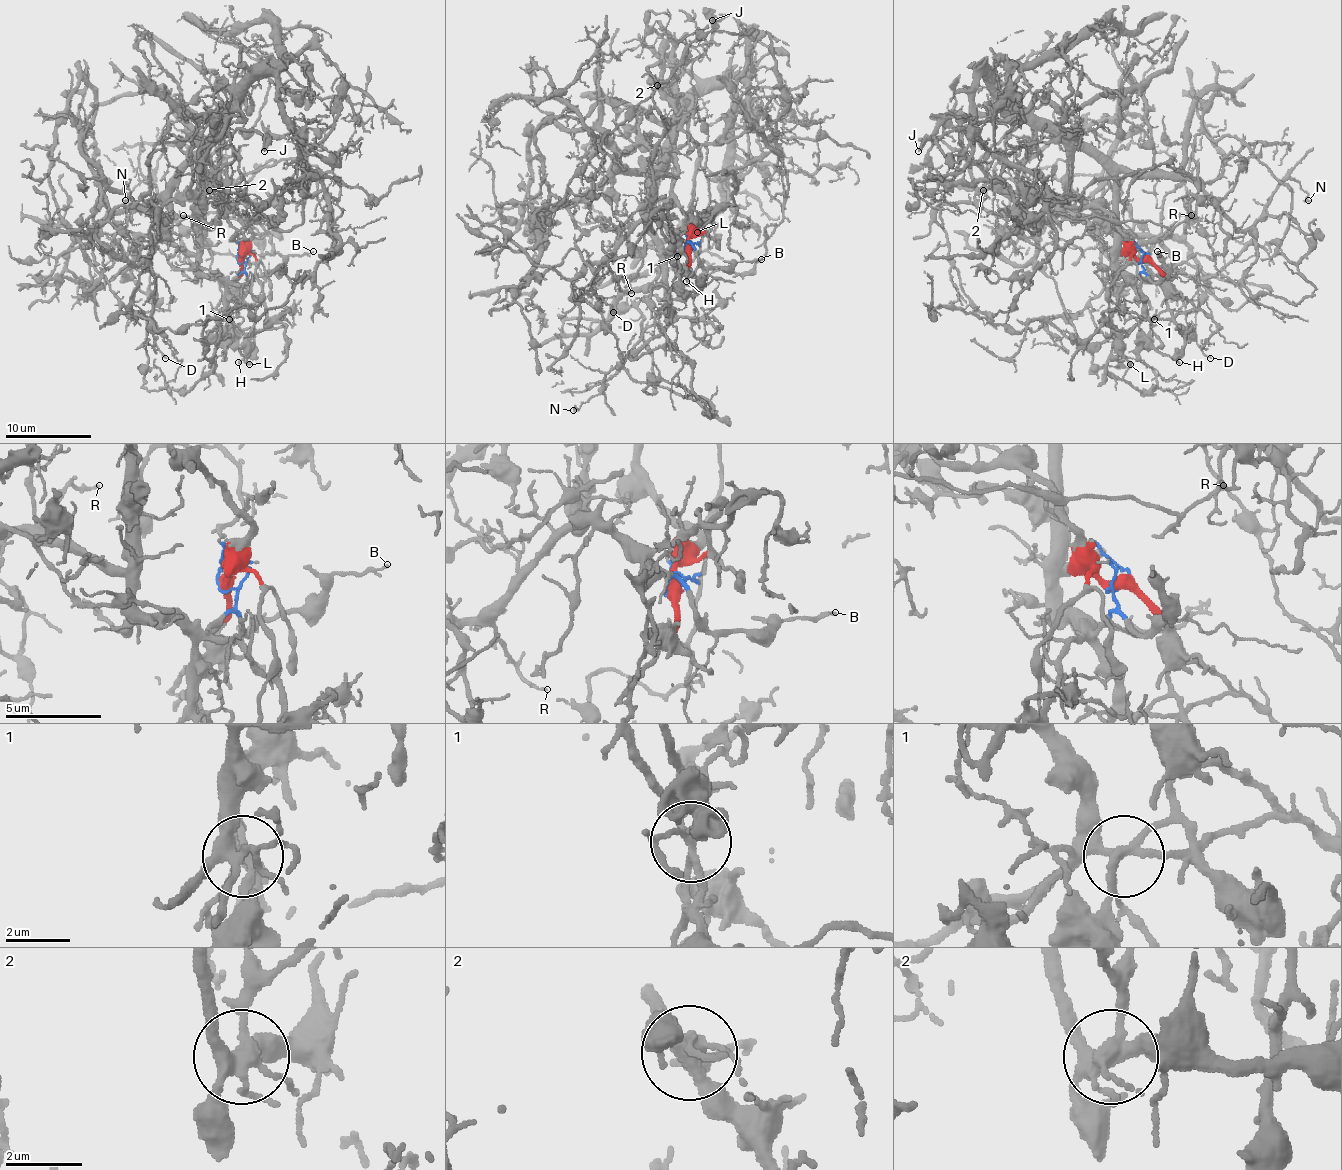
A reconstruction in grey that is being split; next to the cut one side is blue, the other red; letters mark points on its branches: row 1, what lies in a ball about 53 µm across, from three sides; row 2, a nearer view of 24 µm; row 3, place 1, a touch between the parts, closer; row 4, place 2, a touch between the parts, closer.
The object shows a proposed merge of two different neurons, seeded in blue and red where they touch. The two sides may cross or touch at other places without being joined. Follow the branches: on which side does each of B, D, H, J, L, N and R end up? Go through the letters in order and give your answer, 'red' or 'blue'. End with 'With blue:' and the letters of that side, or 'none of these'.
B: blue
D: blue
H: red
J: red
L: red
N: blue
R: blue
With blue: B, D, N, R

